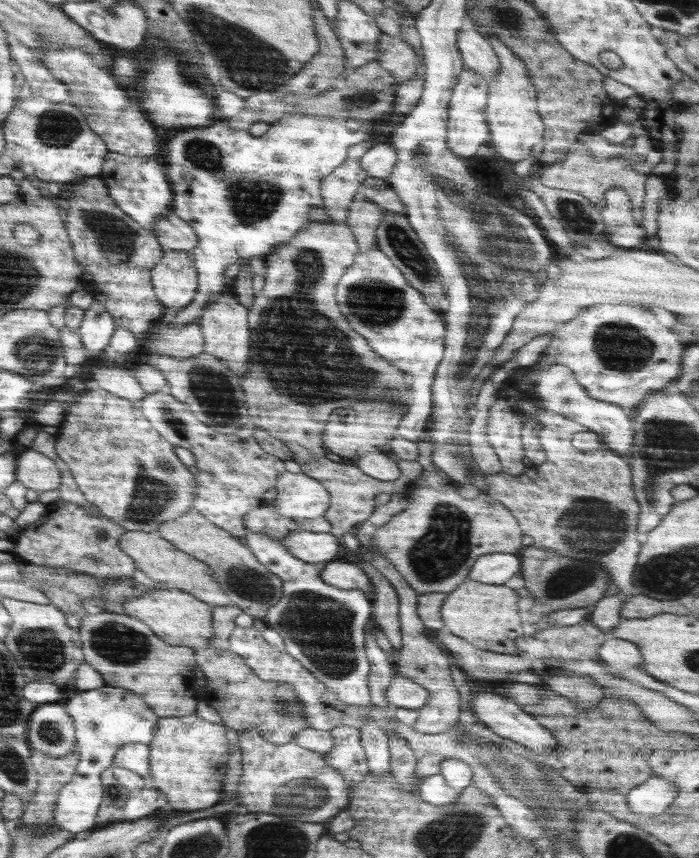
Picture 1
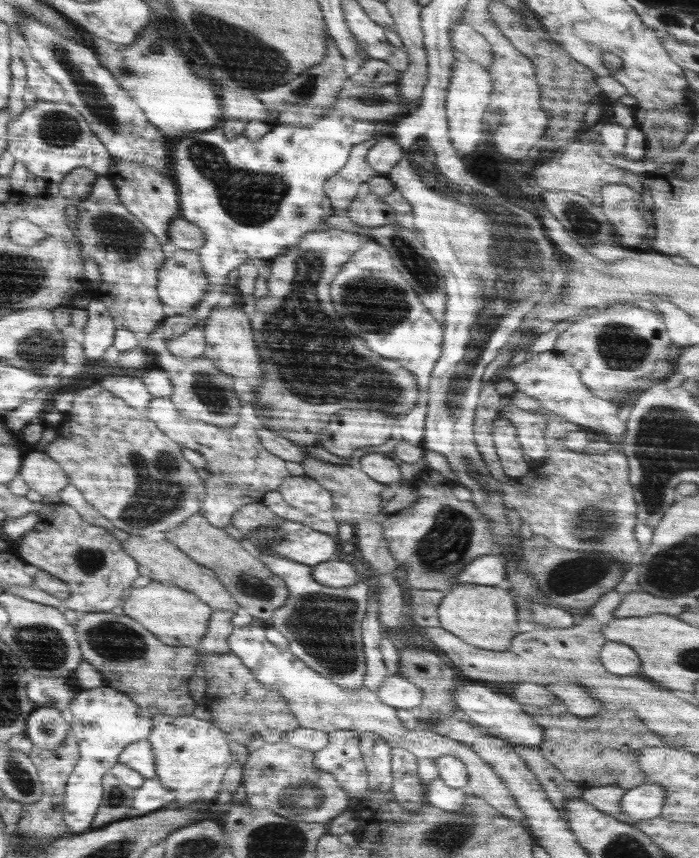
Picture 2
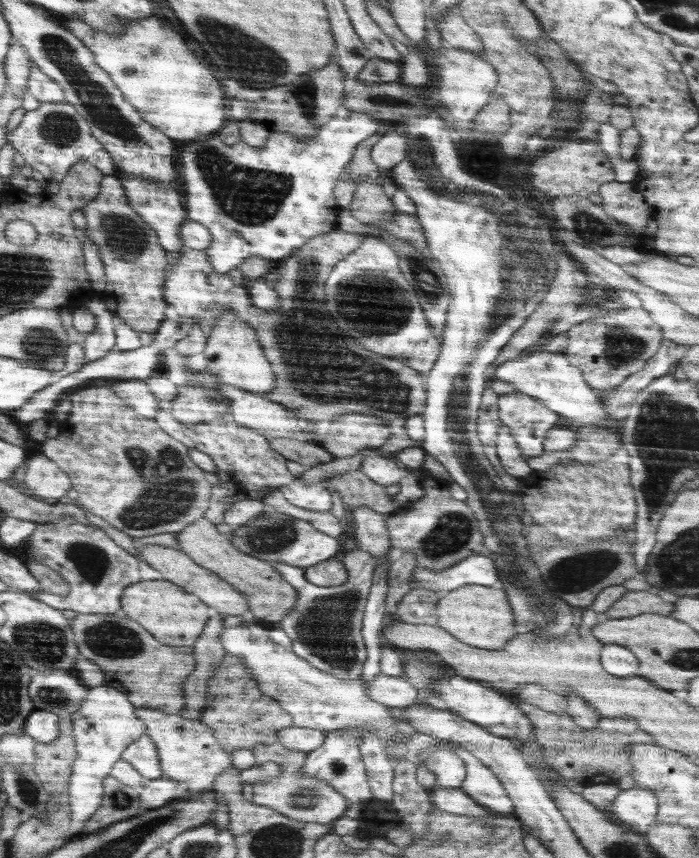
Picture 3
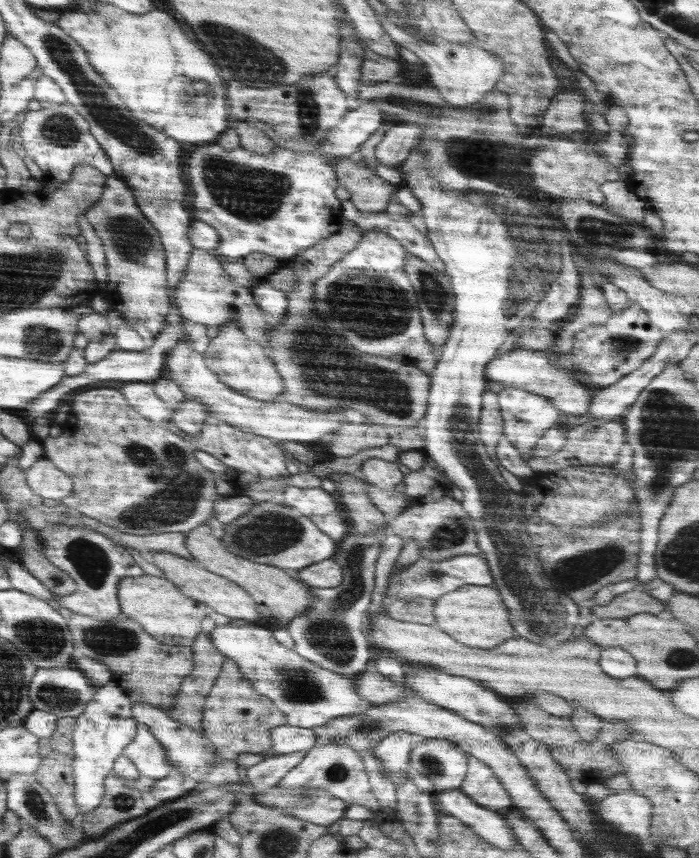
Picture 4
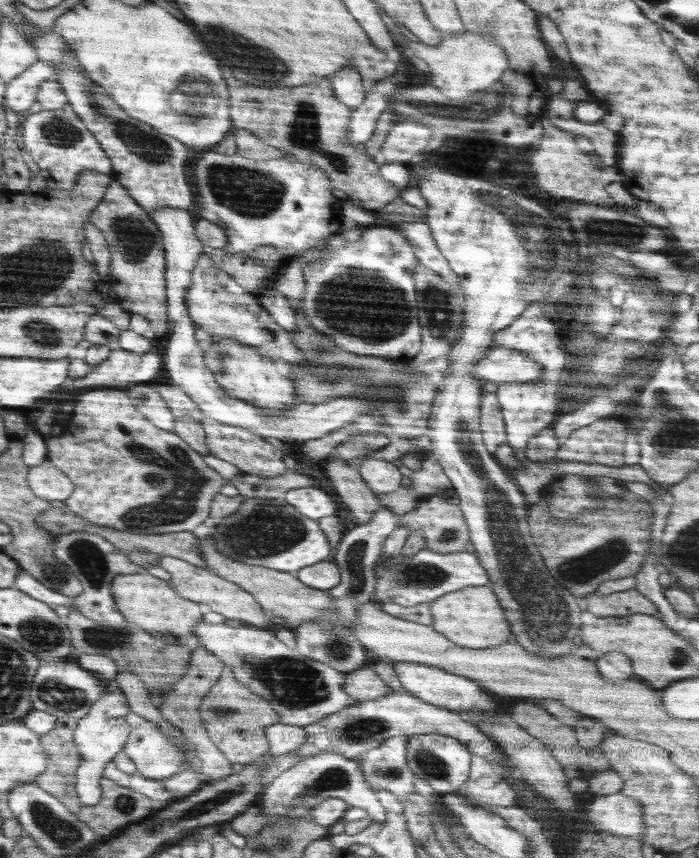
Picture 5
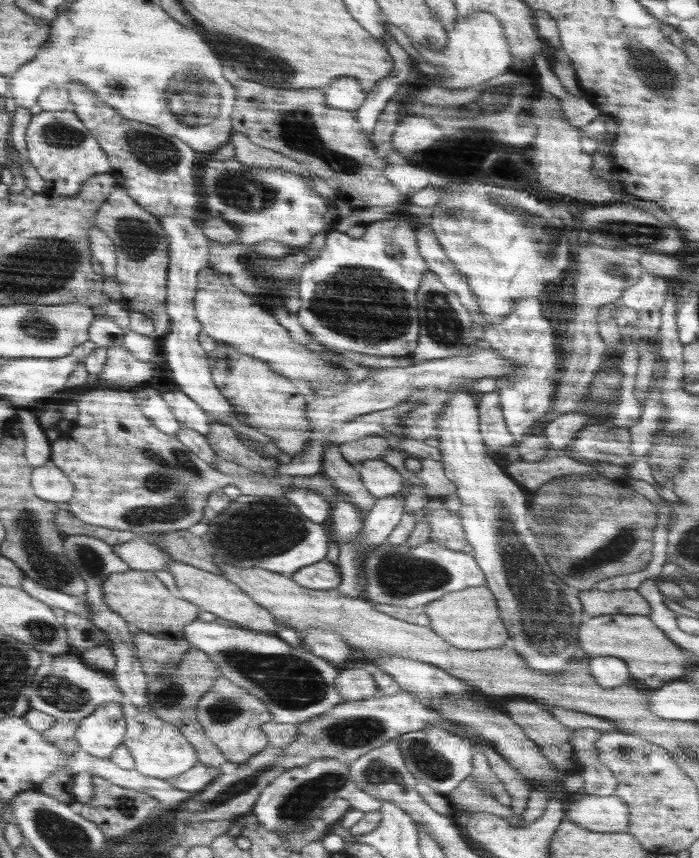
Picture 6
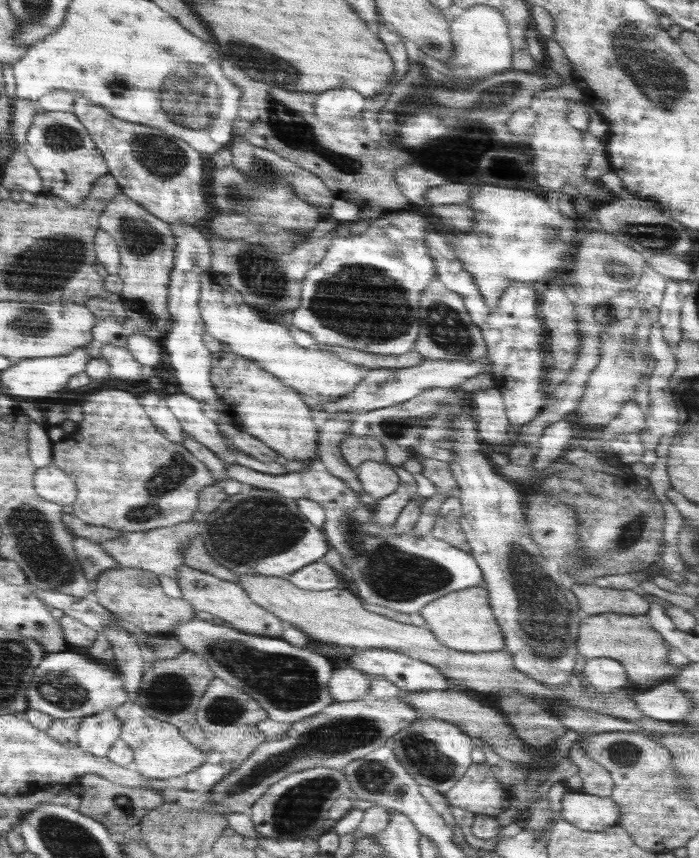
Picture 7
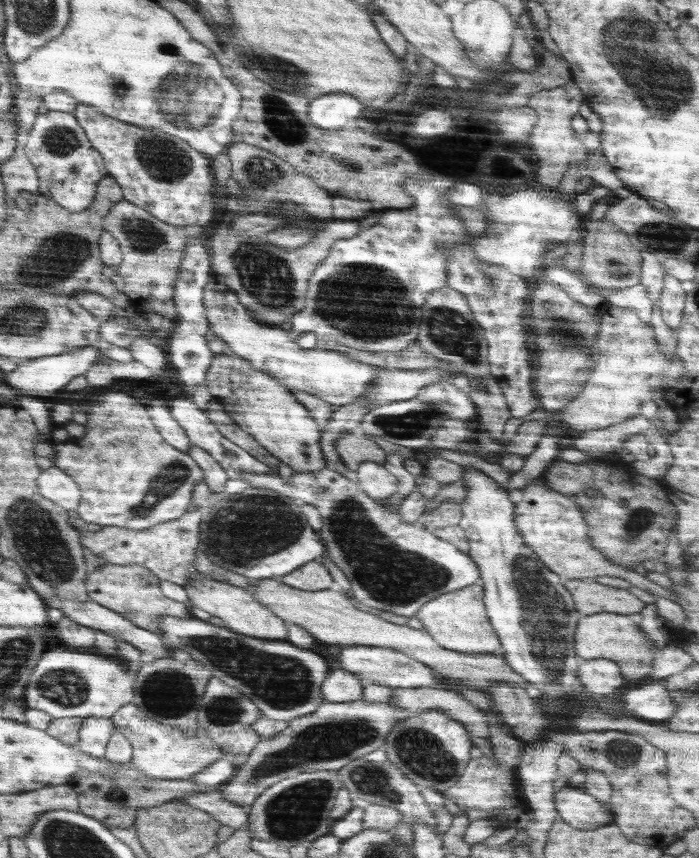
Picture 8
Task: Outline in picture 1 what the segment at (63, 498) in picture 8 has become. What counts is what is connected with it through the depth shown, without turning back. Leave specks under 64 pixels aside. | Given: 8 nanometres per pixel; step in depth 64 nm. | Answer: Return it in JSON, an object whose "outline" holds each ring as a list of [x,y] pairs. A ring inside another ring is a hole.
{"outline":[[[28,448],[16,459],[15,481],[41,493],[60,488],[61,473],[52,458]]]}

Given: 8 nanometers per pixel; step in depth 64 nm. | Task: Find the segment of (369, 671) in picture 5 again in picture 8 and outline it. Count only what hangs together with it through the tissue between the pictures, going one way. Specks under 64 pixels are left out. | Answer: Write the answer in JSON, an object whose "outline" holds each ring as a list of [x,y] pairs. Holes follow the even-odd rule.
{"outline":[[[344,669],[332,670],[320,686],[324,701],[347,703],[362,699],[365,686],[358,675]]]}

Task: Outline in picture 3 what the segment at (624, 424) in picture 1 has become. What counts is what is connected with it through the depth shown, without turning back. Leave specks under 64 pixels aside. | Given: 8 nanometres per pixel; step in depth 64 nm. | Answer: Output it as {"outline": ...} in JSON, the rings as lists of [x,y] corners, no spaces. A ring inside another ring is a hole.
{"outline":[[[544,351],[526,356],[526,358],[520,357],[500,364],[496,370],[496,378],[512,382],[512,385],[518,388],[517,392],[538,398],[538,401],[542,402],[542,405],[548,410],[554,410],[556,414],[560,414],[564,418],[578,420],[577,425],[598,424],[600,422],[600,426],[604,426],[604,428],[622,430],[620,421],[616,422],[614,418],[610,418],[608,412],[604,410],[597,390],[586,384],[582,371],[571,366],[564,353]]]}

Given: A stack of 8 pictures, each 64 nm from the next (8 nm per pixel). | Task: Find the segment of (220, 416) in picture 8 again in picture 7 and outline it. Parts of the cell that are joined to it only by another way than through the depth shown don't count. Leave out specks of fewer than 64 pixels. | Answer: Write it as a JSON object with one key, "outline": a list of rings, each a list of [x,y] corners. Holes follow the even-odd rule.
{"outline":[[[226,413],[218,414],[218,430],[222,431],[236,447],[242,452],[260,460],[260,462],[272,462],[276,460],[276,451],[264,445],[260,439],[242,431],[237,424],[230,422]]]}

